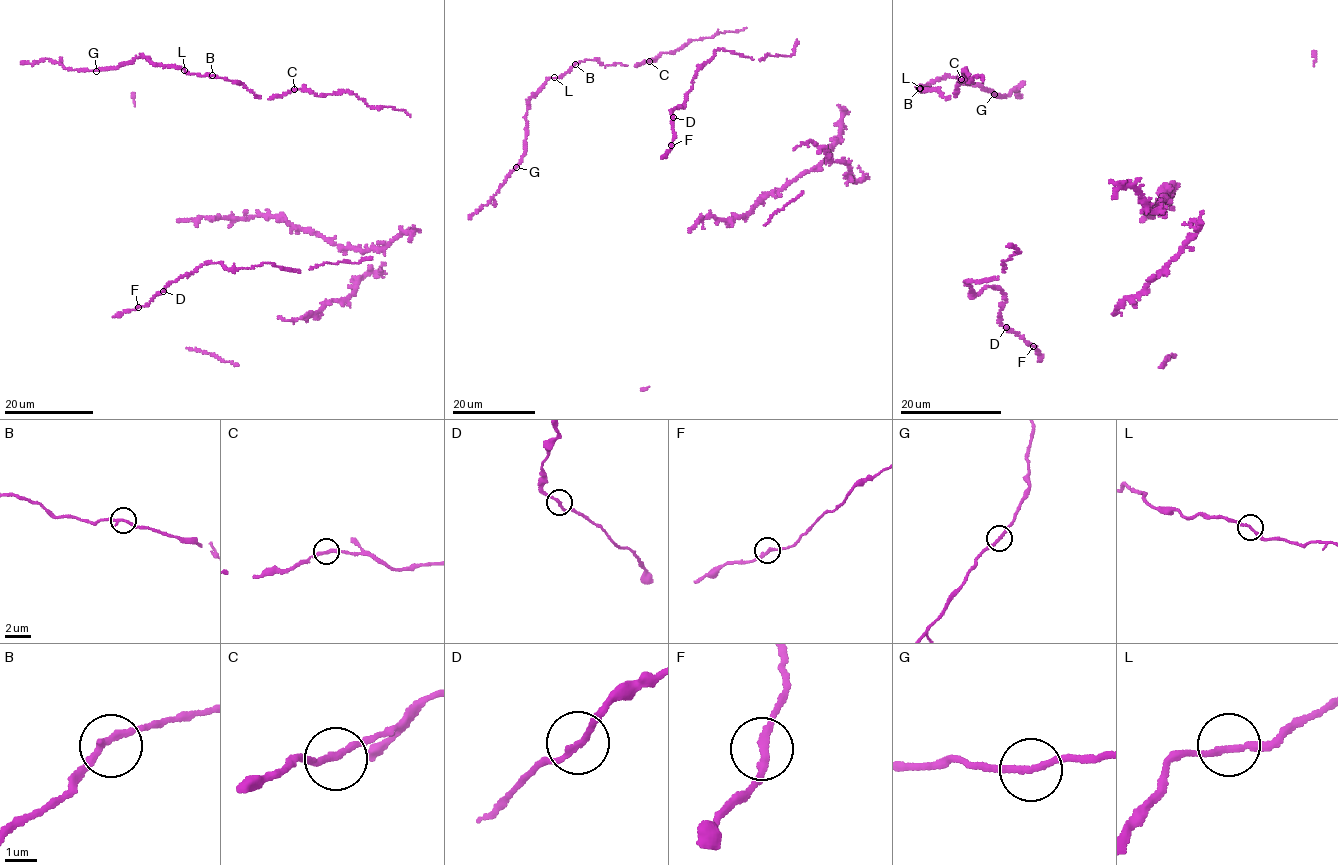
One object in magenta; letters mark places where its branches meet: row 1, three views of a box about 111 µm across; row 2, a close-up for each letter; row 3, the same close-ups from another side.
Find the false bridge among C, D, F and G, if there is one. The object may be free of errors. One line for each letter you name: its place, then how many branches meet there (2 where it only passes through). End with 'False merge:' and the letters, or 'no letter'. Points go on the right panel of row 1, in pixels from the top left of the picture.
False merge: no letter

